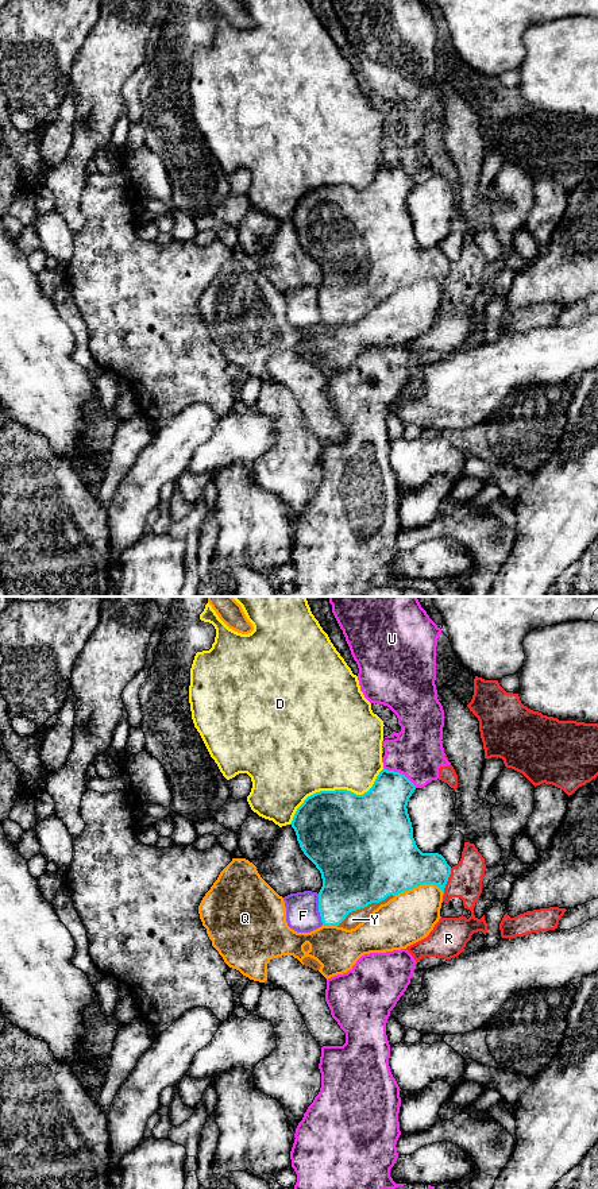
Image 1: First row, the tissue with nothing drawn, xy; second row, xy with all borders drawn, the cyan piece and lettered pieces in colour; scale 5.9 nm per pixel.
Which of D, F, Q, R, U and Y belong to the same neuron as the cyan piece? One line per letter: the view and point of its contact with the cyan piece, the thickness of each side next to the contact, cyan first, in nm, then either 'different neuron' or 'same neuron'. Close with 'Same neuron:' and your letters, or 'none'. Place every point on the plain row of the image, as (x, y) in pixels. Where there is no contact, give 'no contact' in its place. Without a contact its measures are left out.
D: contact xy (335, 185); calibres 480 and 500 nm; different neuron
F: contact xy (319, 304); calibres 340 and 200 nm; different neuron
Q: contact xy (419, 280); calibres 420 and 300 nm; different neuron
R: contact xy (447, 275); calibres 240 and 200 nm; different neuron
U: contact xy (398, 168); calibres 280 and 320 nm; different neuron
Y: contact xy (365, 301); calibres 480 and 90 nm; same neuron
Same neuron: Y

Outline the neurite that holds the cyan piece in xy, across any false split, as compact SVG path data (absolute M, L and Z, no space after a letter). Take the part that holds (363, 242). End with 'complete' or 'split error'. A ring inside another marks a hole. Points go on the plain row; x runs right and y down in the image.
M383 163L363 190L320 186L297 204L290 220L301 246L321 269L319 308L324 321L355 324L381 300L423 279L435 279L444 289L451 262L439 248L423 248L413 233L406 201L414 185L405 170Z; split error

